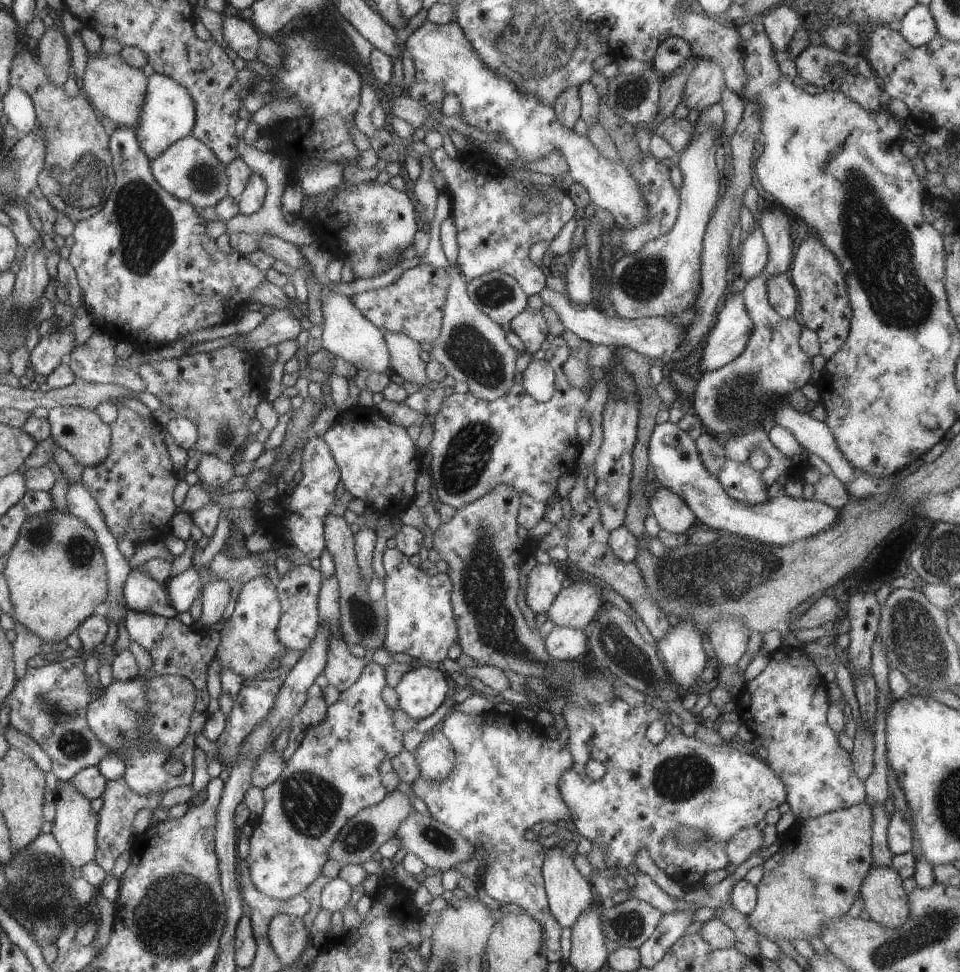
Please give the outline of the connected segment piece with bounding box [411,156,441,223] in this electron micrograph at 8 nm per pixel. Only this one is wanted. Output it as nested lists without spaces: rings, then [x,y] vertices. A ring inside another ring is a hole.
[[[431,156],[422,157],[421,166],[422,174],[415,183],[411,183],[411,186],[418,202],[424,205],[425,208],[419,215],[419,219],[430,223],[435,218],[438,196],[441,192],[436,189],[432,180],[435,165]]]

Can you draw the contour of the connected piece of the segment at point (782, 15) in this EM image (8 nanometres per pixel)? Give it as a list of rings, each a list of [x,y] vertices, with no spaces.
[[[787,3],[770,10],[762,20],[766,35],[780,56],[785,56],[792,36],[799,30],[799,16]]]

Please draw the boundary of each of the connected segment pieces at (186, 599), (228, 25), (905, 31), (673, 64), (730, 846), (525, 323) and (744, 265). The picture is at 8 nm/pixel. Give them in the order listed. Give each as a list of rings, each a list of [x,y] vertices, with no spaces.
[[[190,567],[182,574],[171,578],[166,583],[167,594],[172,607],[179,613],[190,611],[190,608],[203,588],[200,574]]]
[[[229,11],[223,15],[224,39],[238,57],[247,62],[258,61],[261,34],[249,20],[244,20],[239,13]]]
[[[918,4],[910,8],[900,24],[902,25],[900,34],[912,47],[926,46],[932,40],[939,38],[929,6]]]
[[[669,37],[658,46],[652,66],[665,77],[678,72],[692,58],[693,52],[686,40],[678,37]]]
[[[757,826],[745,827],[738,830],[724,846],[724,856],[729,858],[732,866],[738,866],[759,852],[762,844],[766,843],[765,834]]]
[[[527,307],[511,323],[512,331],[522,339],[526,351],[535,353],[541,350],[541,344],[547,338],[548,324],[541,310]]]
[[[761,228],[754,230],[740,245],[738,264],[742,282],[755,278],[768,264],[768,244]]]

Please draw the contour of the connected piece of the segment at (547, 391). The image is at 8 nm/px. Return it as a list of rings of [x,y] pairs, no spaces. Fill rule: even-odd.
[[[533,360],[523,373],[524,389],[538,403],[550,400],[556,389],[555,371],[547,360]]]

